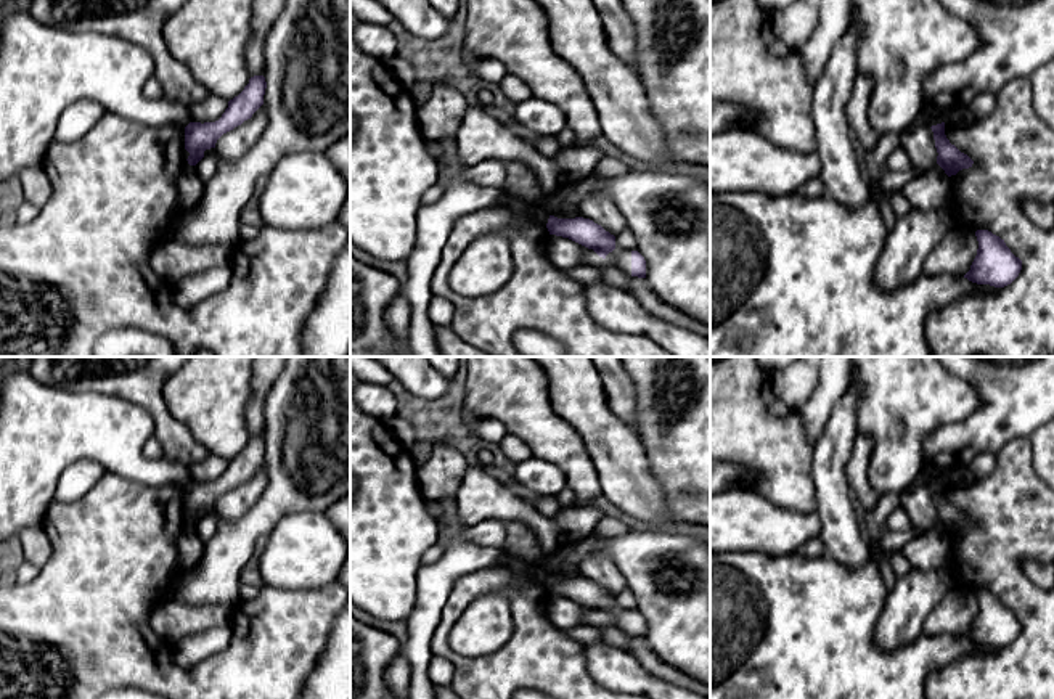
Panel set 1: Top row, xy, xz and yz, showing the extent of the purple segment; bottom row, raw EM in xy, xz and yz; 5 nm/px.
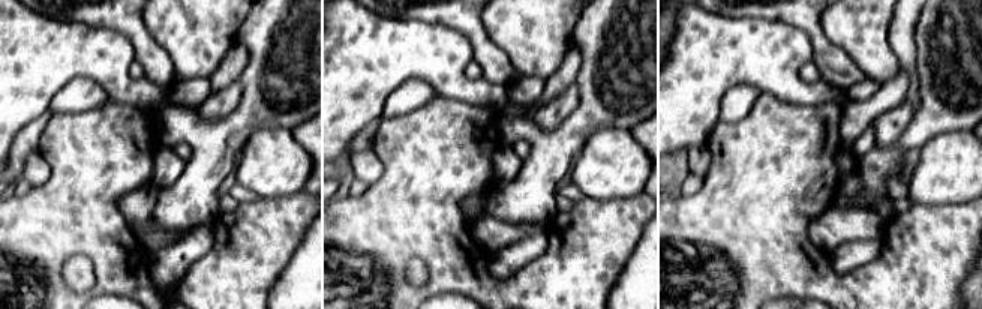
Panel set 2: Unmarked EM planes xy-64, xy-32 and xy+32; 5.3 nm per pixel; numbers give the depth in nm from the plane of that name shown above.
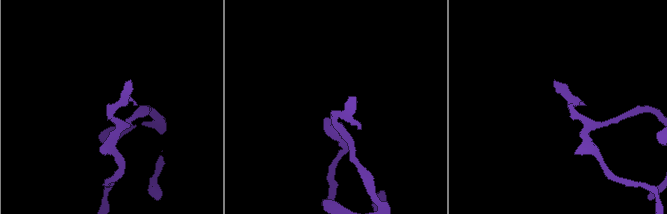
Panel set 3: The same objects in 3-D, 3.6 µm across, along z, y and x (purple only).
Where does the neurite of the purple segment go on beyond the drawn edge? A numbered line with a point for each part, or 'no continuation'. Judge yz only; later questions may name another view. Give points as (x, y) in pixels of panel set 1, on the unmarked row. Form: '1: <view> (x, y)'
no continuation

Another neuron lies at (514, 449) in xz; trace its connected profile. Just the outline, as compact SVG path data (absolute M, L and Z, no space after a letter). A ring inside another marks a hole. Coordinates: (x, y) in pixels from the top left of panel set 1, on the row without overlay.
M509 432L500 442L500 450L505 453L508 460L514 461L516 464L533 456L530 447L522 439Z

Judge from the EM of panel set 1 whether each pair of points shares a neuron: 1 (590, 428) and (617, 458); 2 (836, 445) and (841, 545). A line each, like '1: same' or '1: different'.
1: same
2: same

